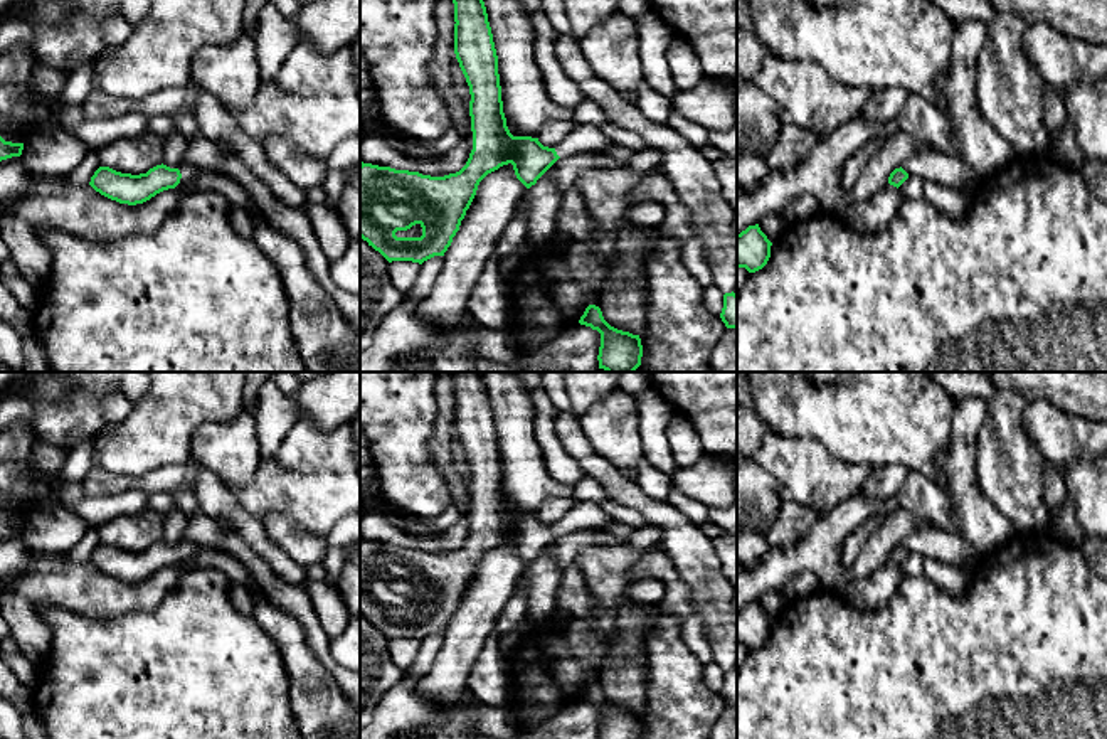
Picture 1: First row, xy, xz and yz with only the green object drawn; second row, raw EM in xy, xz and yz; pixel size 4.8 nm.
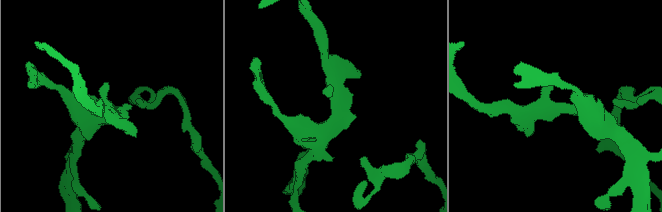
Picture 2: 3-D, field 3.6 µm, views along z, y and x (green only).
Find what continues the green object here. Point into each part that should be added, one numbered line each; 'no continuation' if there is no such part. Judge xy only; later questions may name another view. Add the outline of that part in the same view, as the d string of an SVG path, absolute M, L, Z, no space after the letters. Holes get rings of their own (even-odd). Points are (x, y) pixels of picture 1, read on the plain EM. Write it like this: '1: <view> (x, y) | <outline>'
1: xy (189, 549) | M182 542L178 547L182 550L180 561L192 557L199 549L202 549L202 545L195 542Z

